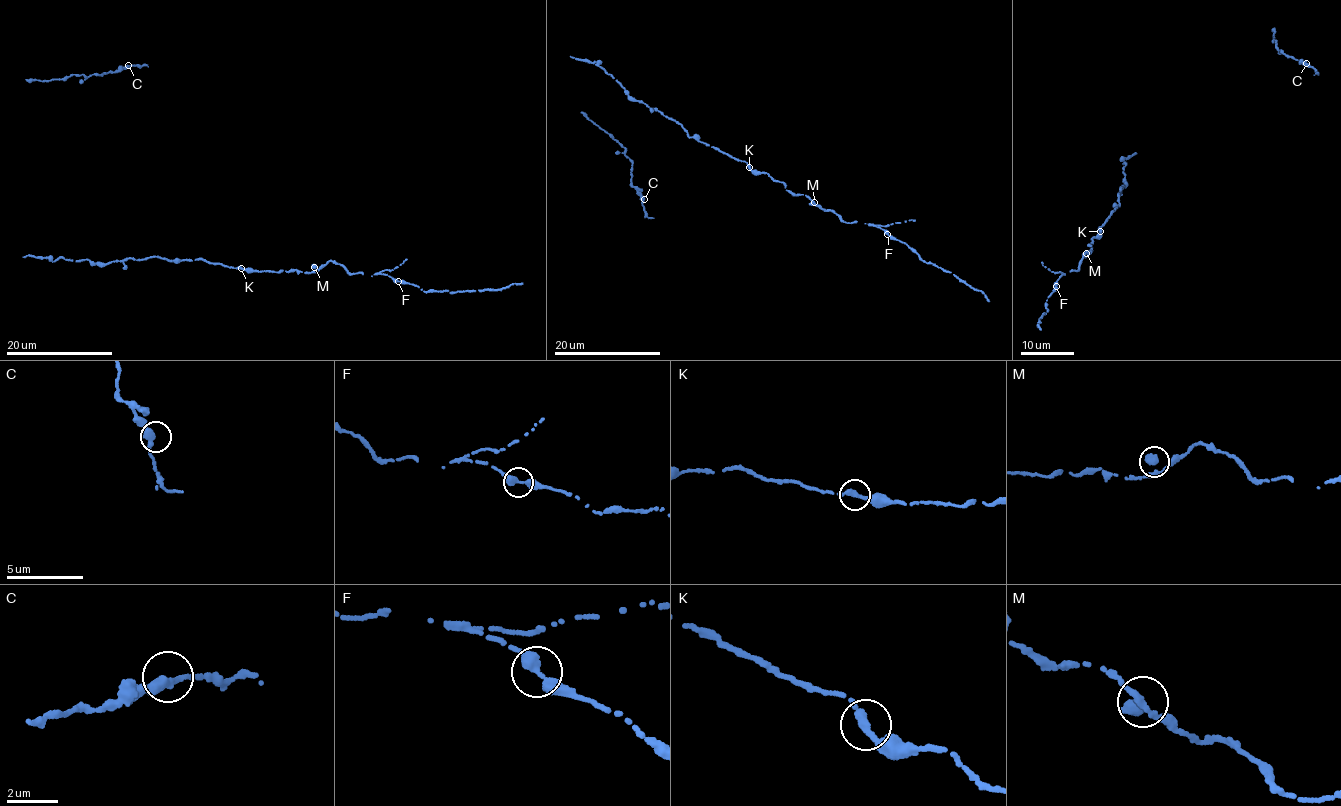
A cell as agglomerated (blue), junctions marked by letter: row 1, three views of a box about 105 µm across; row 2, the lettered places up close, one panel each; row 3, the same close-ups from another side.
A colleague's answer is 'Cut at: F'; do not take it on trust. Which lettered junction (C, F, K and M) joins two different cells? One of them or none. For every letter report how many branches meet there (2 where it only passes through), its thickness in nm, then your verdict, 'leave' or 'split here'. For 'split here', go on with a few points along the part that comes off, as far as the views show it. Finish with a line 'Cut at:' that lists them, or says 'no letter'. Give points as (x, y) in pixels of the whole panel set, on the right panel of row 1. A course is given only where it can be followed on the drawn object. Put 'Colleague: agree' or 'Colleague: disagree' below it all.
C: 2 | 360 nm | leave
F: 2 | 360 nm | leave
K: 2 | 300 nm | leave
M: 2 | 360 nm | leave
Cut at: no letter
Colleague: disagree

